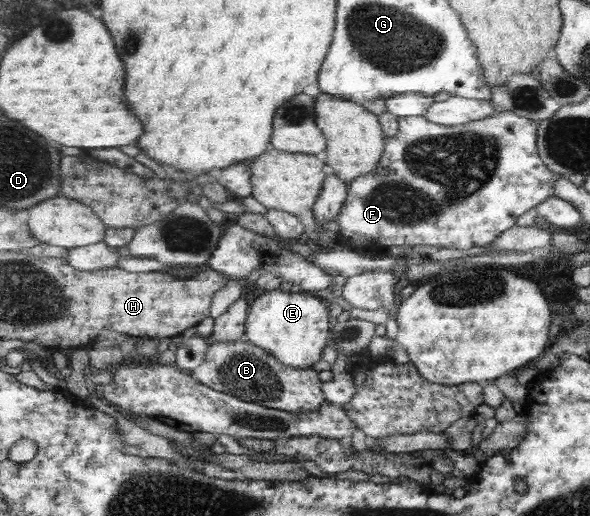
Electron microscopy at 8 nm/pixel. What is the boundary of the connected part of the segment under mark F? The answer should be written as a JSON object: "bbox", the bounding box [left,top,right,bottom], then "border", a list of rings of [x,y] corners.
{"bbox":[336,110,561,254],"border":[[[506,110],[483,120],[471,121],[459,126],[446,127],[434,123],[424,116],[398,117],[398,132],[396,136],[387,136],[387,144],[384,156],[380,160],[377,171],[368,176],[360,176],[350,182],[349,196],[342,208],[342,213],[336,218],[339,225],[338,234],[343,247],[352,250],[364,249],[368,254],[385,252],[392,245],[432,245],[434,247],[445,247],[448,249],[472,249],[472,247],[486,247],[500,238],[502,233],[512,229],[518,223],[518,217],[528,213],[530,209],[543,204],[549,197],[556,195],[556,180],[560,180],[561,173],[552,171],[539,154],[538,124],[539,121],[525,118],[520,114]]]}

